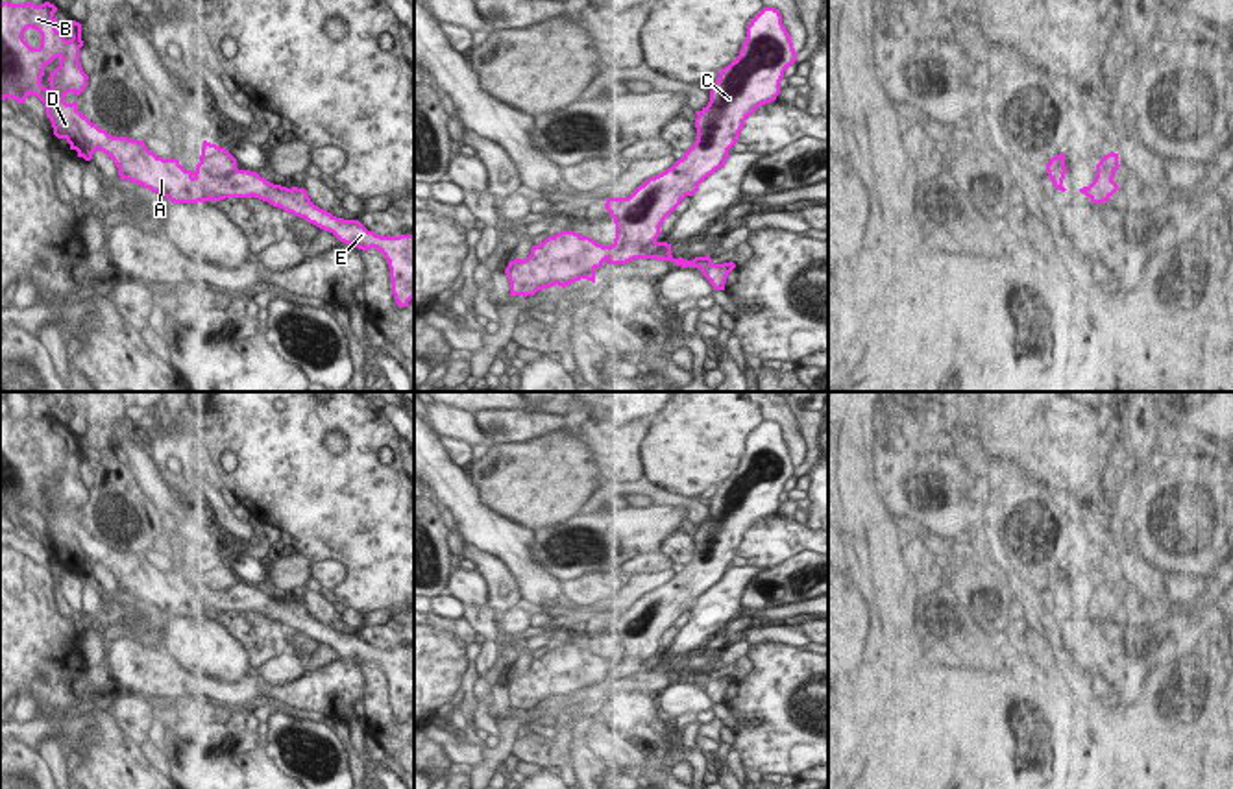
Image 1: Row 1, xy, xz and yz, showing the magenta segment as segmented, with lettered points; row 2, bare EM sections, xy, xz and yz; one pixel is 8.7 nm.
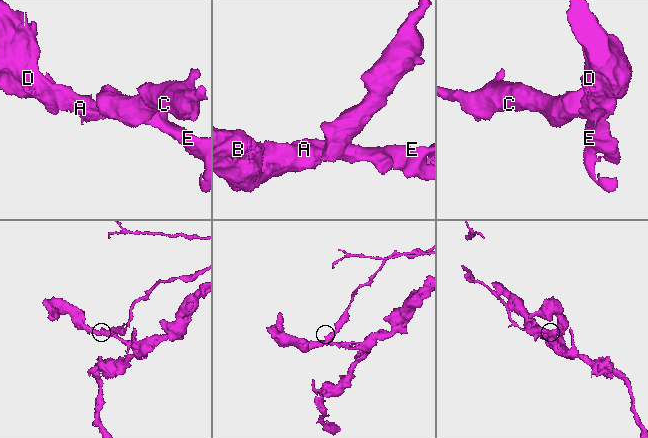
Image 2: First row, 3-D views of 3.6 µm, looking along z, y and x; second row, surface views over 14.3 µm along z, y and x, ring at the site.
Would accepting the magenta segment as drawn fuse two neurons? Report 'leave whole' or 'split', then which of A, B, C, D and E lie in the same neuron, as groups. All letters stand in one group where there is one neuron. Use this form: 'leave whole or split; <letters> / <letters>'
split; A B D E / C

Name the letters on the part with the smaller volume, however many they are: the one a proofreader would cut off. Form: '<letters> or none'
C.

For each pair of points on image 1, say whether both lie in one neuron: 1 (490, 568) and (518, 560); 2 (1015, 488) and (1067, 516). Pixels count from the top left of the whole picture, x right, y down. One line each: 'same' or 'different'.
1: different
2: same

